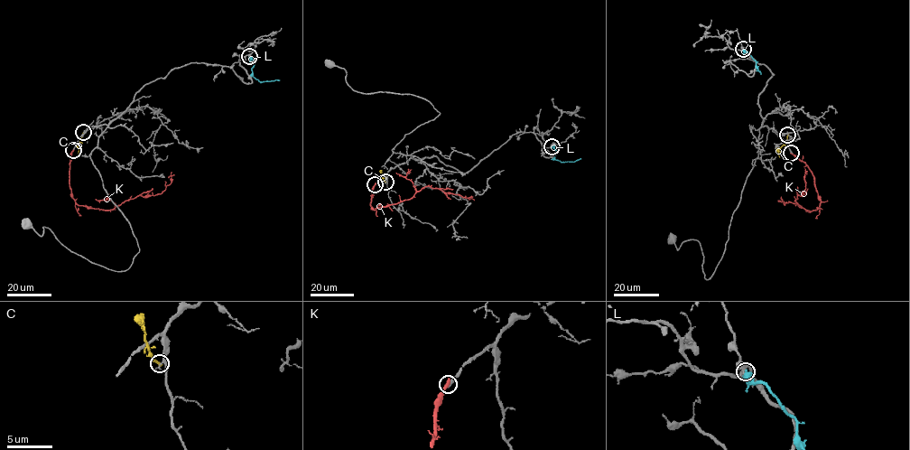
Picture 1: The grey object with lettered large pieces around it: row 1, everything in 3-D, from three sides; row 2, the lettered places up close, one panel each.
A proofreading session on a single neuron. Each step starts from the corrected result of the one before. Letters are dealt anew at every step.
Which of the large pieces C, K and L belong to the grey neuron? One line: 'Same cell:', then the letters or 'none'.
Same cell: none

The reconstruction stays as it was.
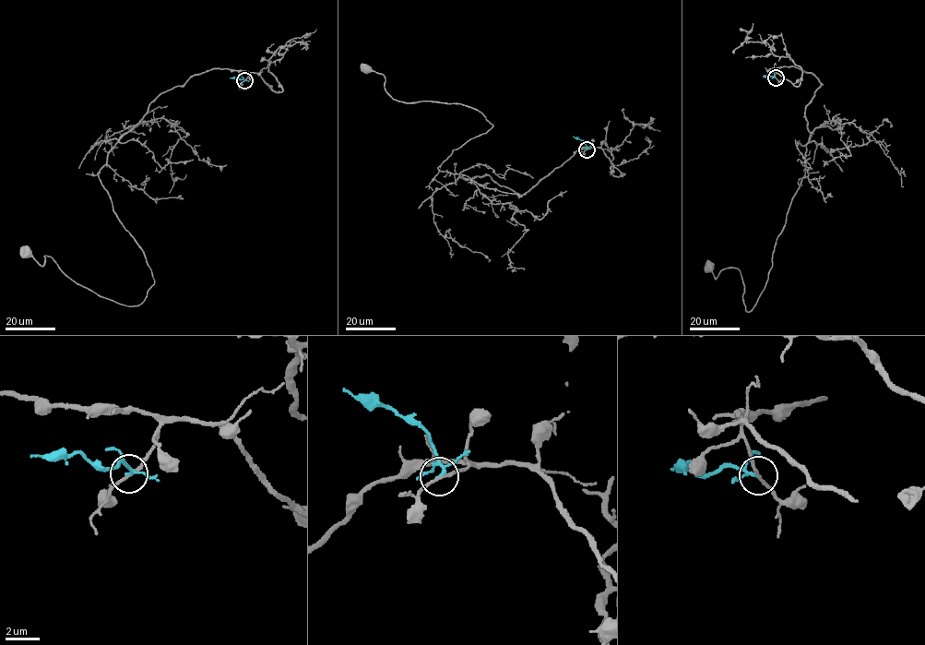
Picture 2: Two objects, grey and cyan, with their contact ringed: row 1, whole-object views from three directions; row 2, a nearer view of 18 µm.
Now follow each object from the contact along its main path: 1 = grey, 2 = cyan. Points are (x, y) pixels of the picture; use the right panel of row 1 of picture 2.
1: (776, 77), (791, 65), (822, 84), (751, 311), (741, 271), (708, 267)
2: (776, 77), (763, 77)

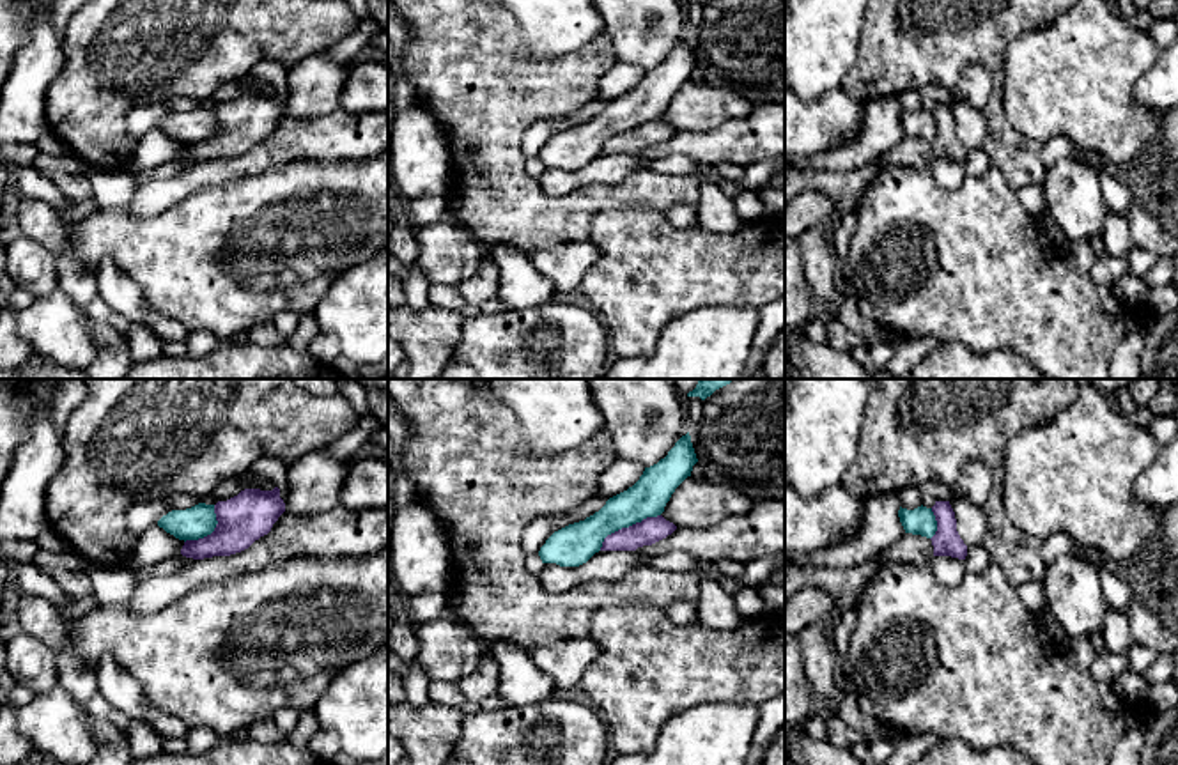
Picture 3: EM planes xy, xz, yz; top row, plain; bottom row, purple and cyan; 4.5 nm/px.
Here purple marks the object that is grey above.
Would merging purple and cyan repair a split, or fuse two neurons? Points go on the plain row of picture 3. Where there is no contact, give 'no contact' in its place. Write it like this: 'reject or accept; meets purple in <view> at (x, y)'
reject; meets purple in xz at (626, 131)

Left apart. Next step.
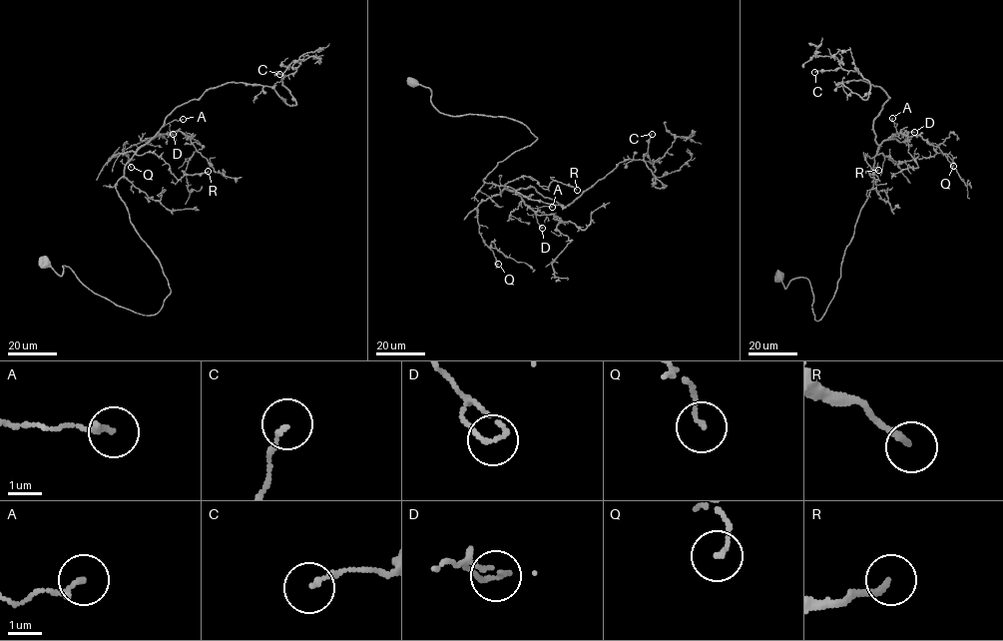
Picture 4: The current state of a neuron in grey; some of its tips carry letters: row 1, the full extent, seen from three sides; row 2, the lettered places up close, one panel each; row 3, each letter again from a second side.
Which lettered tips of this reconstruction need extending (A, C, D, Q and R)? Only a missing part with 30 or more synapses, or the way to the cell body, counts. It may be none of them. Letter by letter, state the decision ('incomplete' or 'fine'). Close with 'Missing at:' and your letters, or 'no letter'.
A: fine
C: fine
D: fine
Q: fine
R: fine
Missing at: no letter

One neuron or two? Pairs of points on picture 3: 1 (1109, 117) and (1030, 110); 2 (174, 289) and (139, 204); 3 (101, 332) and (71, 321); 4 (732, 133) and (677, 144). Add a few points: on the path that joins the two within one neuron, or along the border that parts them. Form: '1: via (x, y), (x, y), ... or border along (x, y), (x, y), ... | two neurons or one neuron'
1: via (1090, 110), (1049, 110) | one neuron
2: border along (181, 199), (147, 216), (135, 216), (124, 208) | two neurons
3: border along (98, 323), (91, 330), (94, 346), (91, 360) | two neurons
4: via (718, 144), (691, 144) | one neuron

